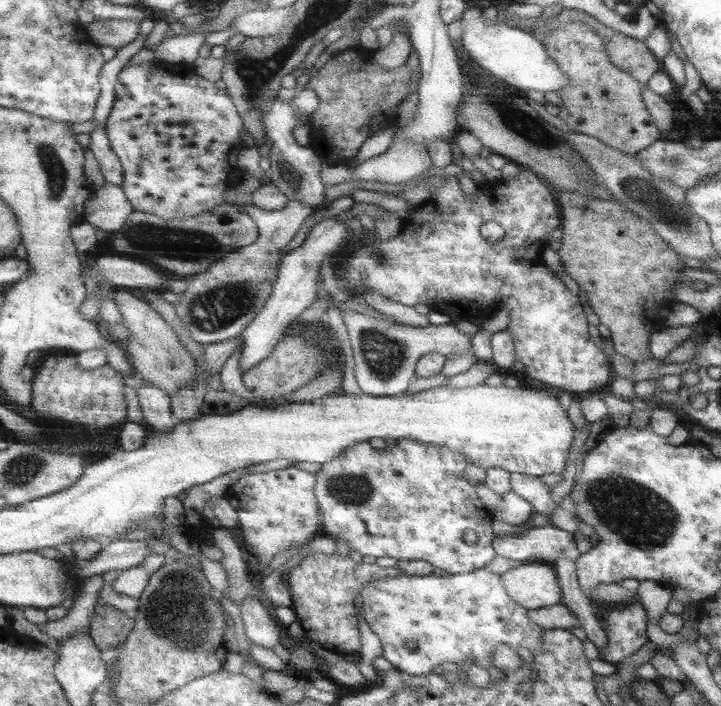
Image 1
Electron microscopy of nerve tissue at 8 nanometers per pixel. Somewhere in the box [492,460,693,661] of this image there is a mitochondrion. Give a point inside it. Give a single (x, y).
(640, 518)

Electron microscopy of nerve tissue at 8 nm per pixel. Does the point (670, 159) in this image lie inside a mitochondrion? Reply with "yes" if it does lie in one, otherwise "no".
yes

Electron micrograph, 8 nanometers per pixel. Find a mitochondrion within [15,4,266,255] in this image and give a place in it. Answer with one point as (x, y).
(55, 170)

